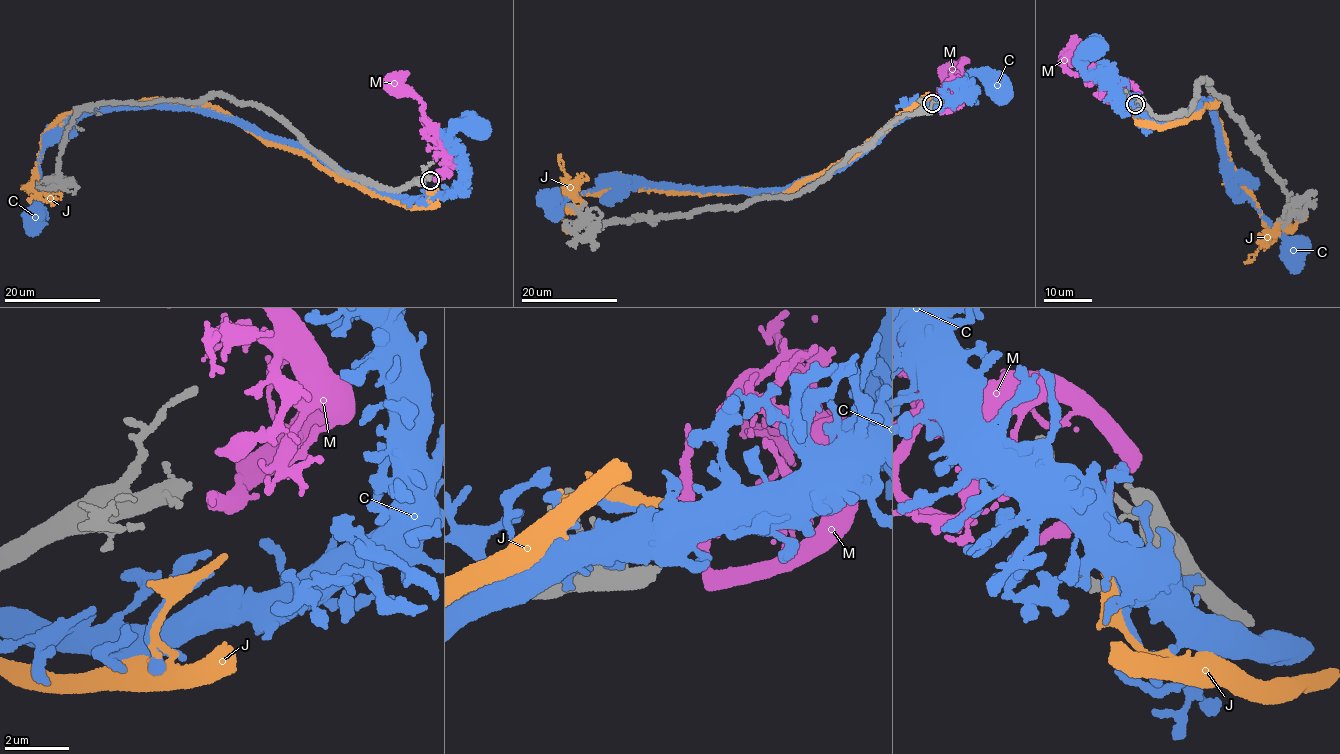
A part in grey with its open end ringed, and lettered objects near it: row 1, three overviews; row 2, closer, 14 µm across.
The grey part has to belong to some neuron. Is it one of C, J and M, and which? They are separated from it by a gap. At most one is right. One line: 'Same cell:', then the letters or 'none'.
Same cell: M

